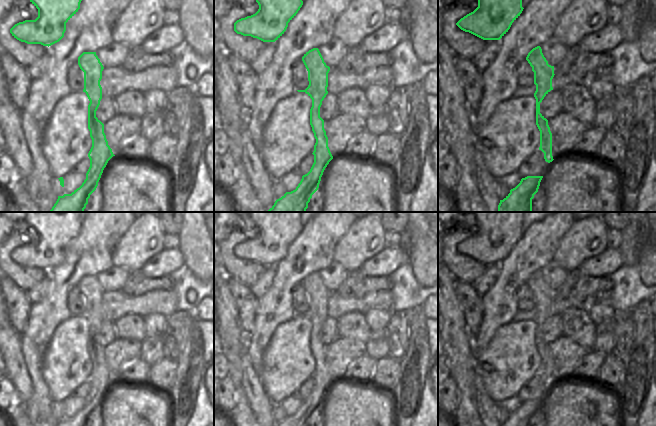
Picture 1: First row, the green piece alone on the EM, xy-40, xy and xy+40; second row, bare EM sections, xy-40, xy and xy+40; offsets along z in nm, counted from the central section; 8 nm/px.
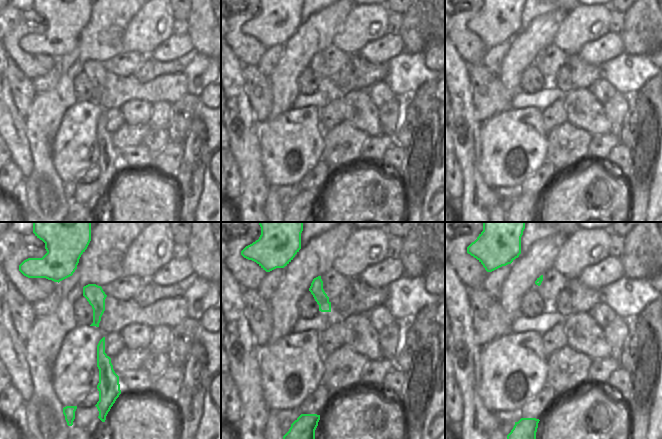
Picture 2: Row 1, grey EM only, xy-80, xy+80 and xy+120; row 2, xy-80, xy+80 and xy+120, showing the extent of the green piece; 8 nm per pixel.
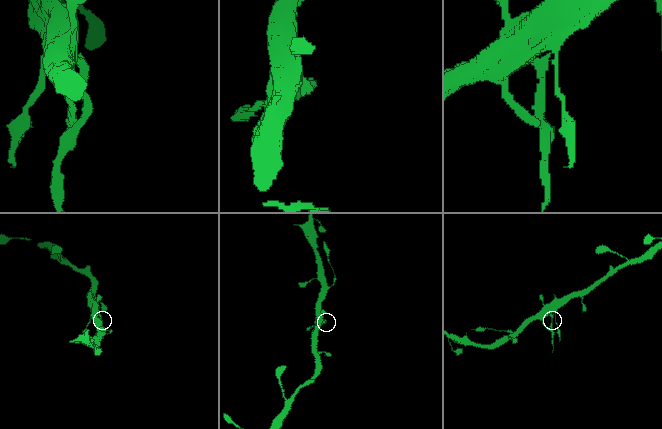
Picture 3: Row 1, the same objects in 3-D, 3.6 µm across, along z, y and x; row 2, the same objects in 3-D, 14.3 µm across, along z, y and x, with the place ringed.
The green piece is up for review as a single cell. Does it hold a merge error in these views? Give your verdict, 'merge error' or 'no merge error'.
merge error

